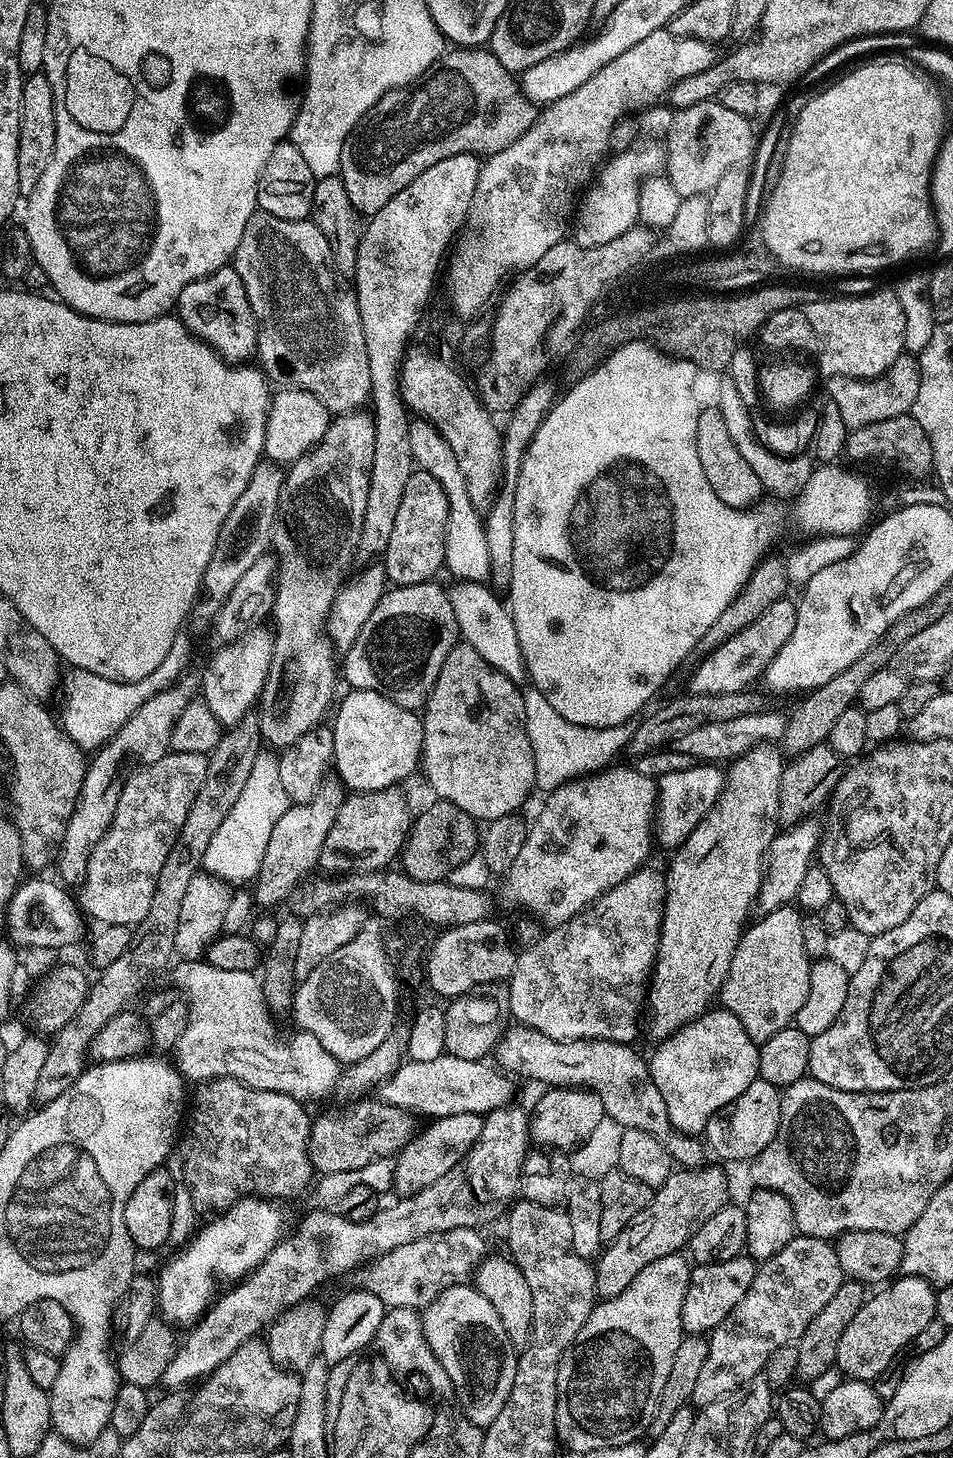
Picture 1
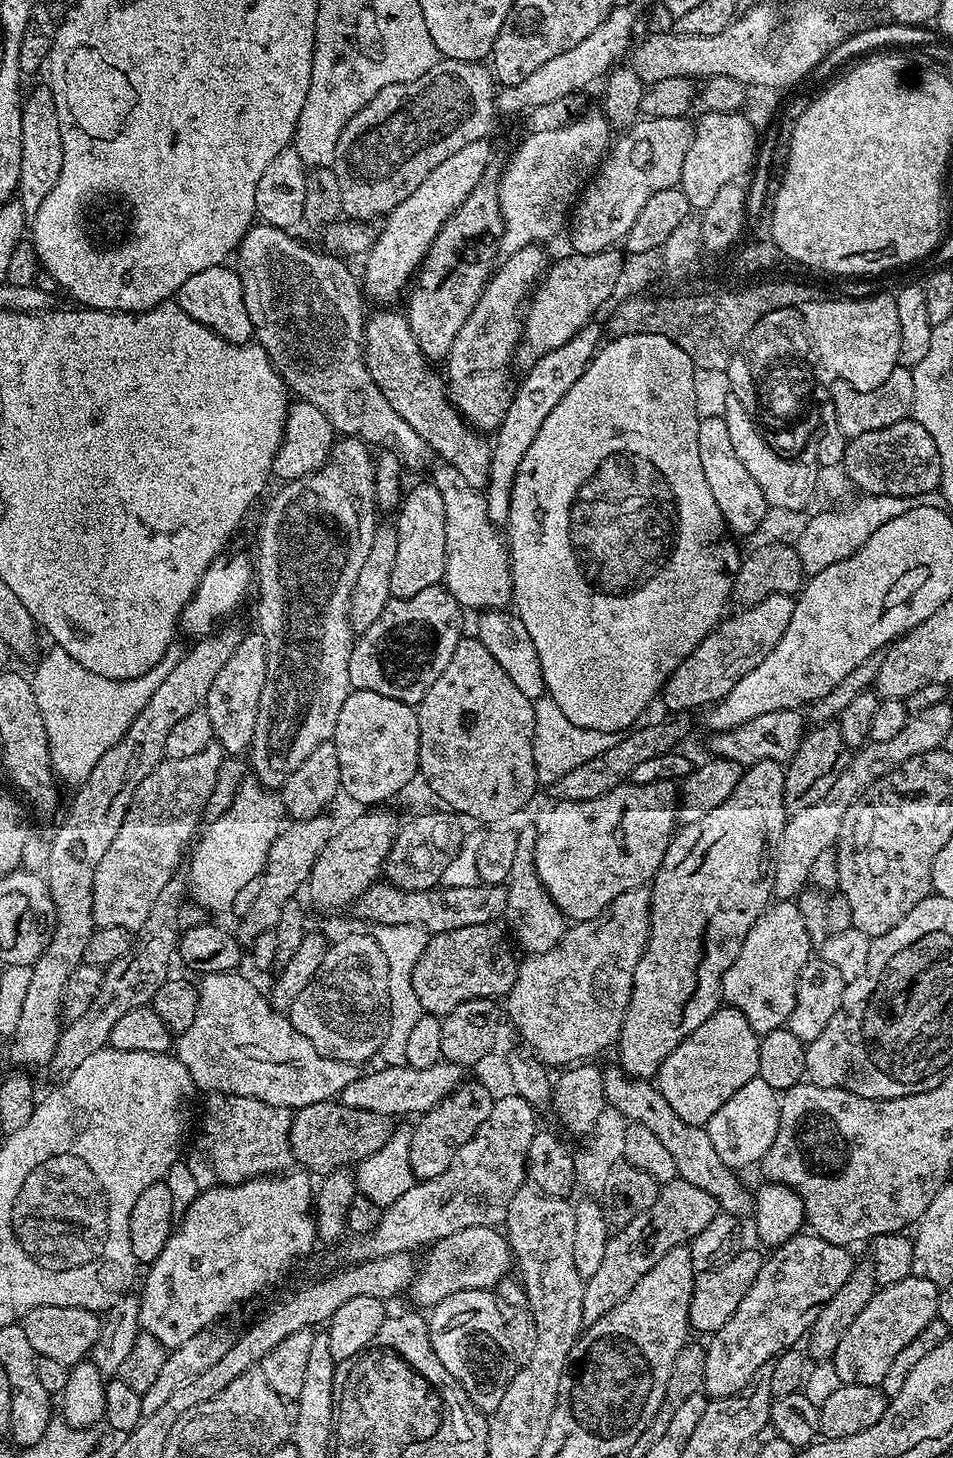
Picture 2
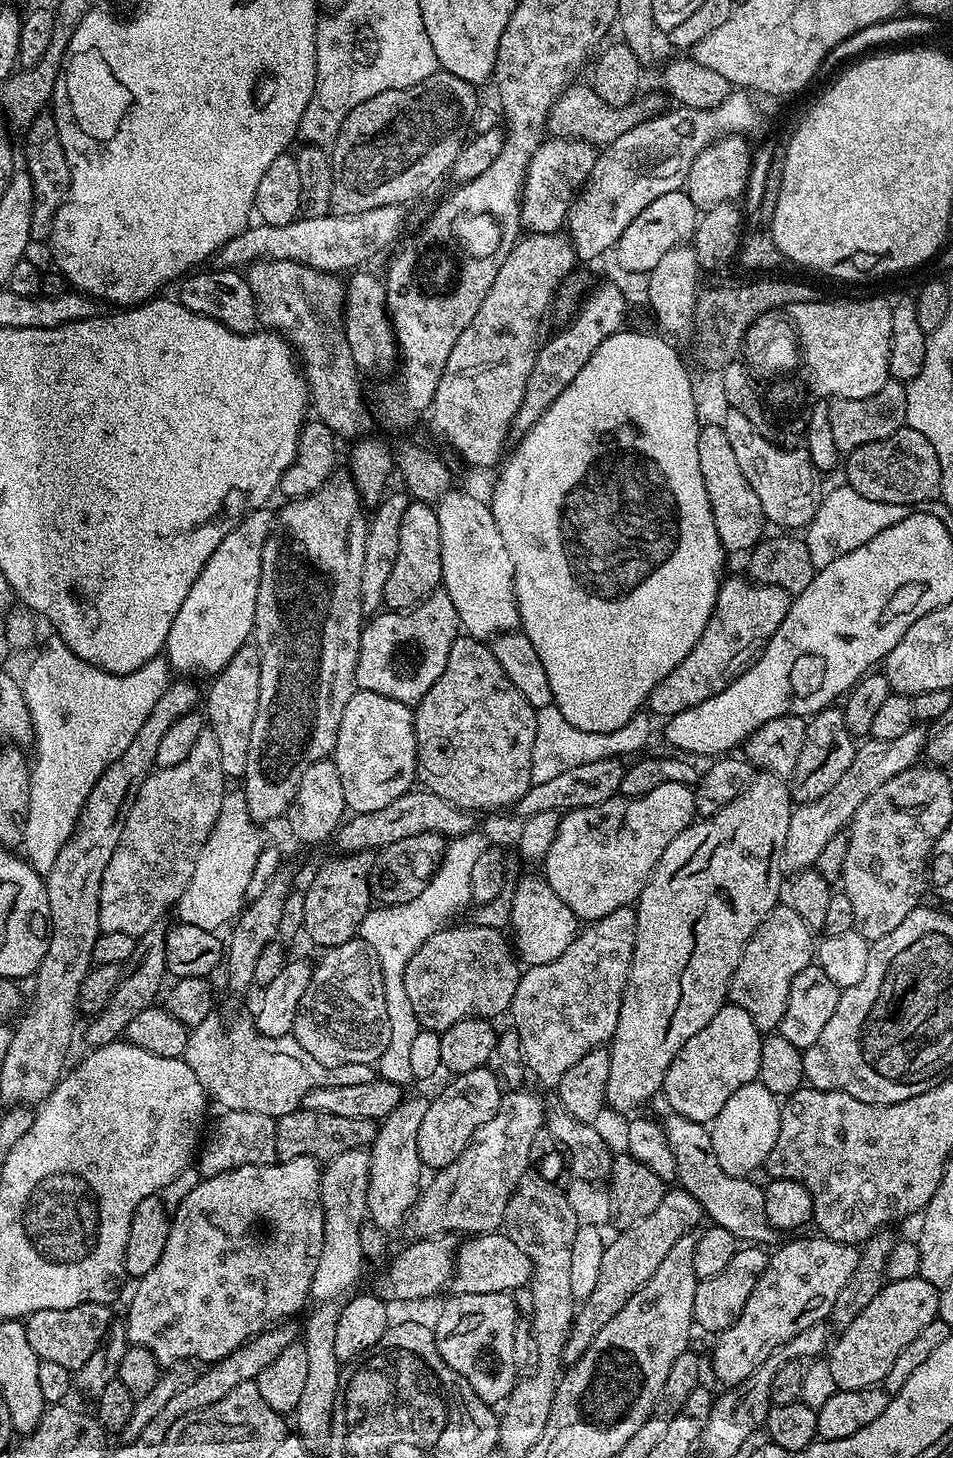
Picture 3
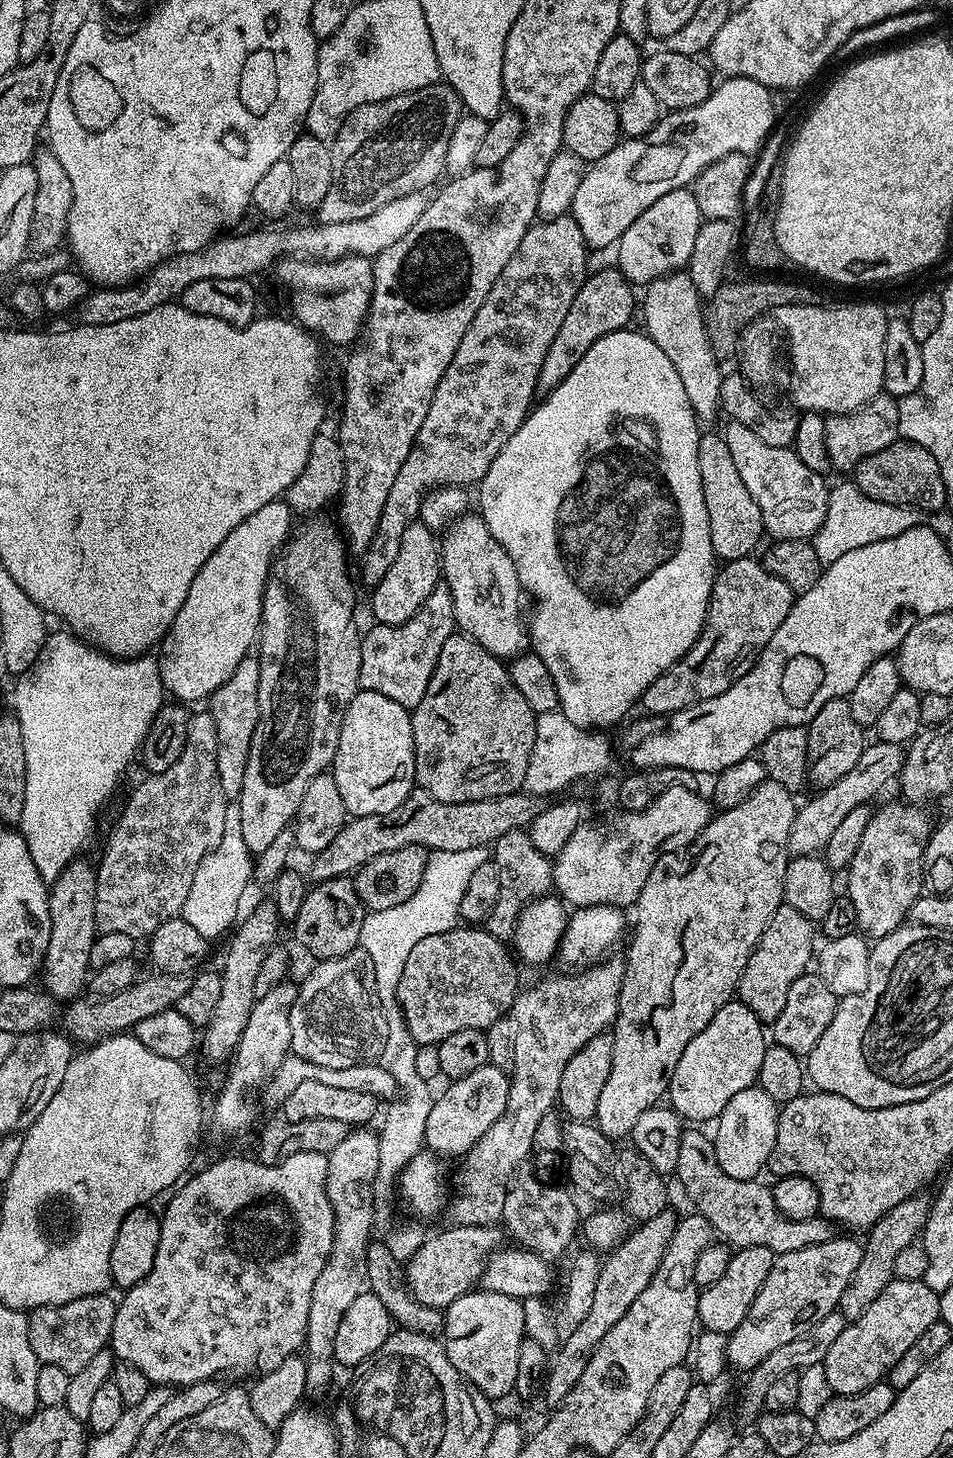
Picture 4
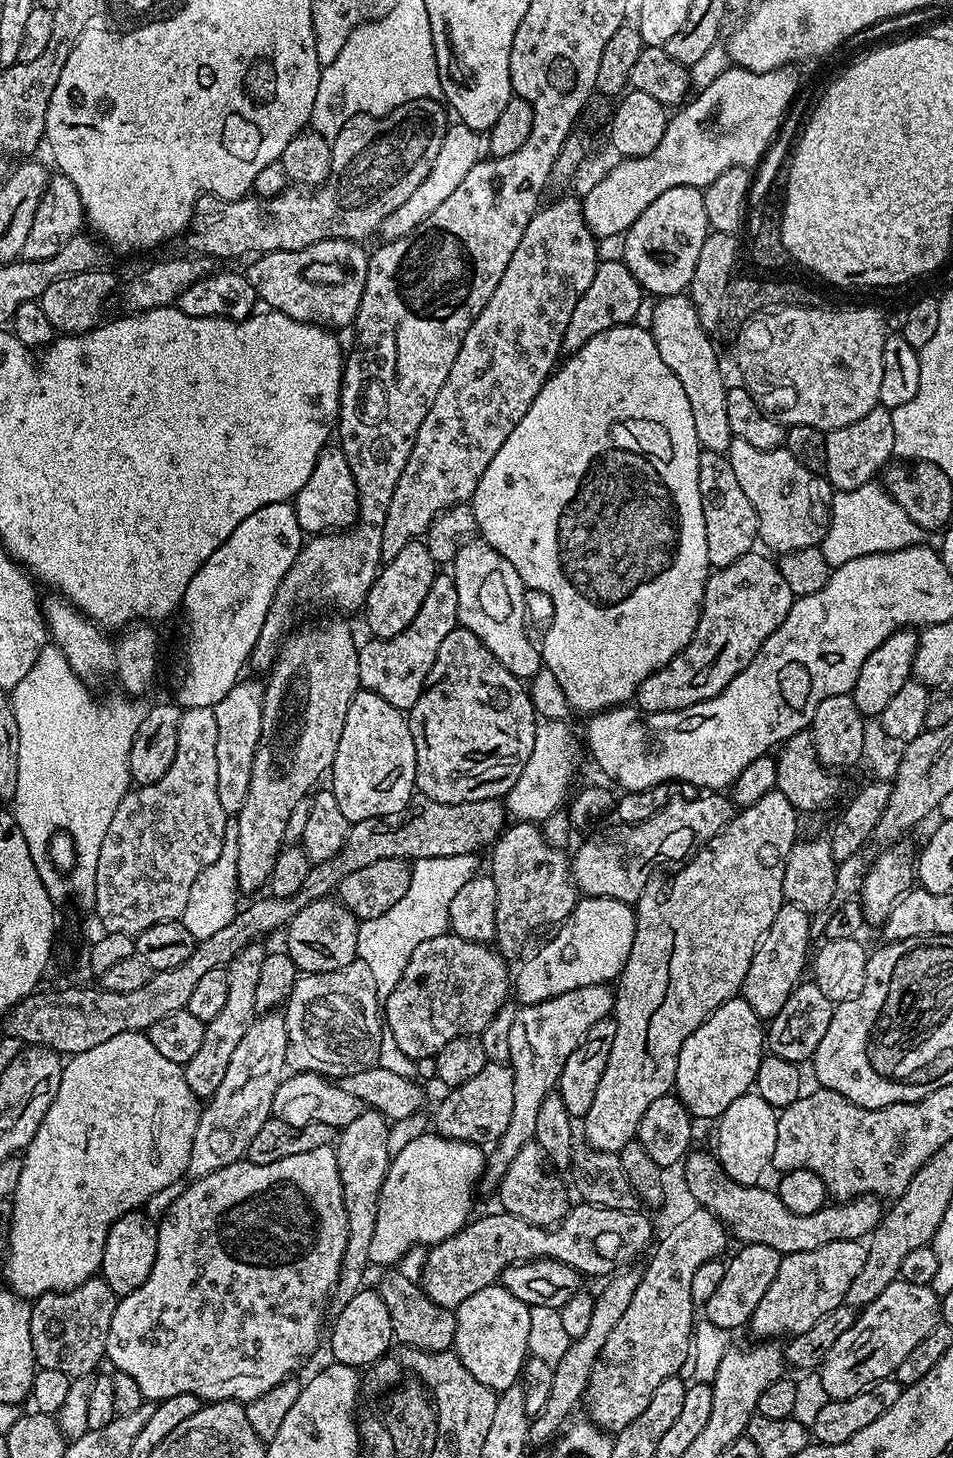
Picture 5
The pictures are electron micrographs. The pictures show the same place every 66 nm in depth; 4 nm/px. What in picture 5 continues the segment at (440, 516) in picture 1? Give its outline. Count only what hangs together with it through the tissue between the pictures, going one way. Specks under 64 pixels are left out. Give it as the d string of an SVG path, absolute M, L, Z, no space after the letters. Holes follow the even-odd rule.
M411 540L393 560L387 561L374 586L370 586L370 594L362 609L362 617L368 623L371 635L378 640L389 640L402 634L402 630L414 622L418 610L422 610L422 602L426 602L426 594L430 594L430 586L437 574L438 566L434 558L430 558L427 543L420 540Z

